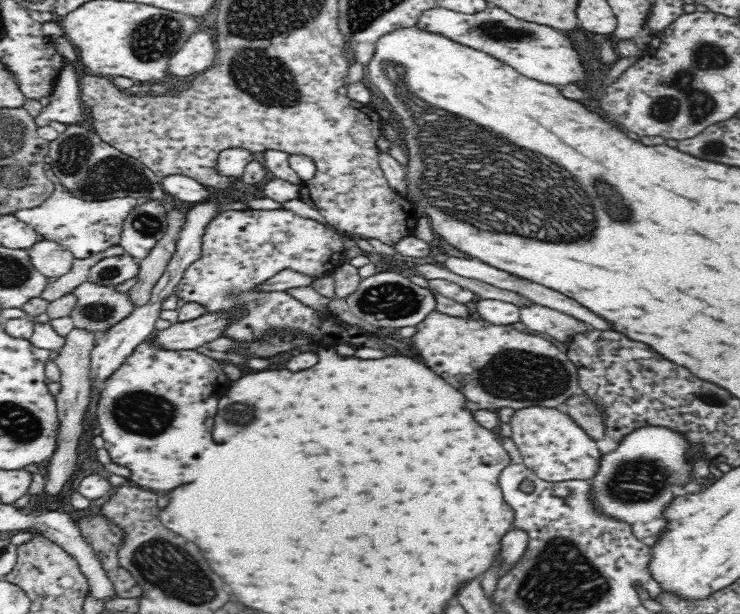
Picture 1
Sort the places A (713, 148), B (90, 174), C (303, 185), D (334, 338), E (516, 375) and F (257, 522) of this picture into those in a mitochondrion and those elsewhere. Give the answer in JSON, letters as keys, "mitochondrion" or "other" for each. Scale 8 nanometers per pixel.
{"A":"mitochondrion","B":"mitochondrion","C":"other","D":"other","E":"mitochondrion","F":"other"}

